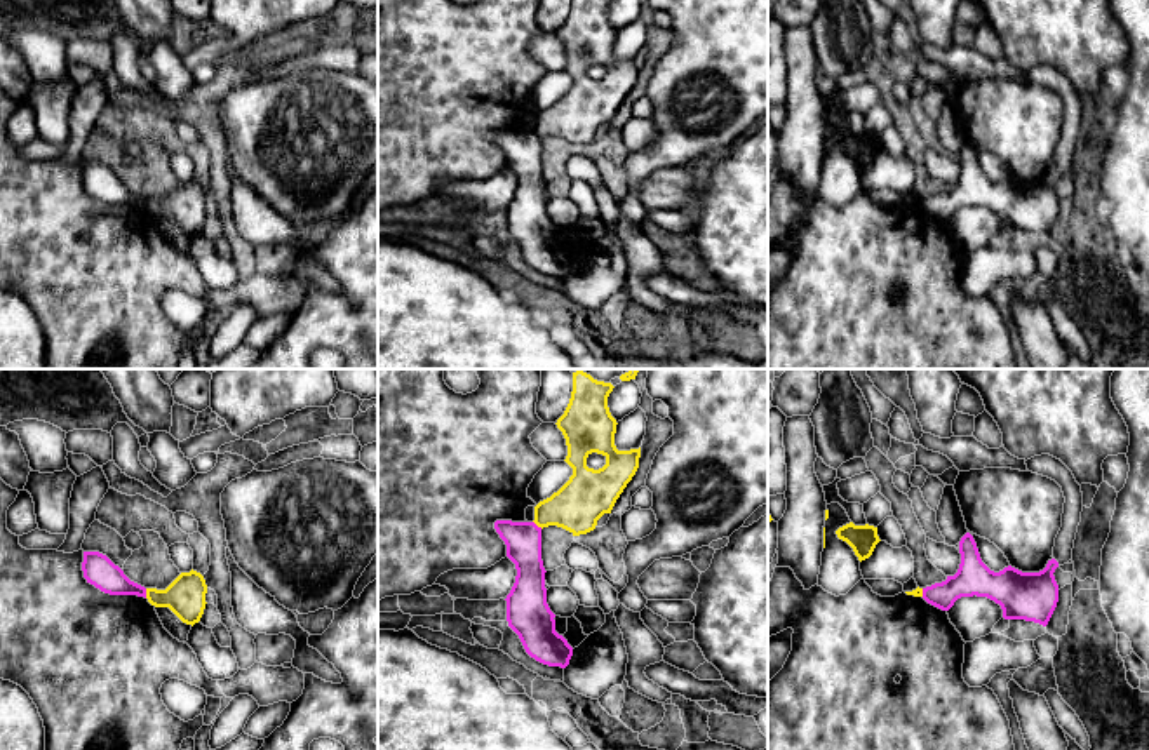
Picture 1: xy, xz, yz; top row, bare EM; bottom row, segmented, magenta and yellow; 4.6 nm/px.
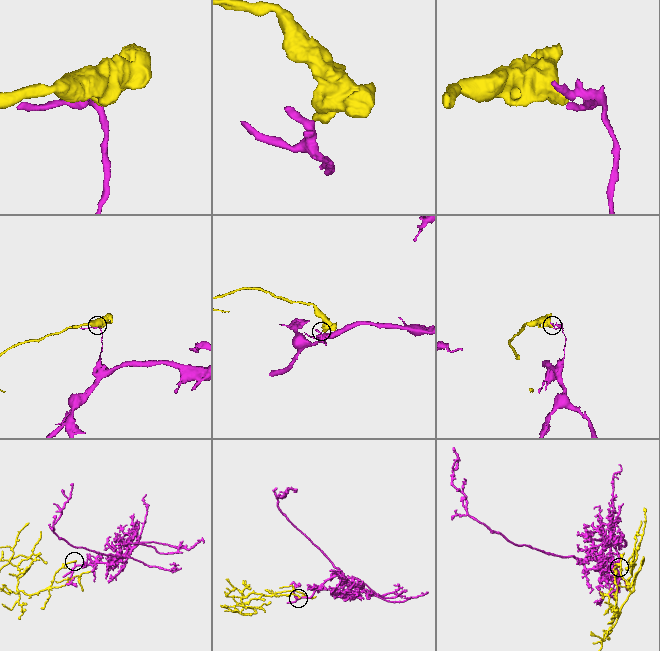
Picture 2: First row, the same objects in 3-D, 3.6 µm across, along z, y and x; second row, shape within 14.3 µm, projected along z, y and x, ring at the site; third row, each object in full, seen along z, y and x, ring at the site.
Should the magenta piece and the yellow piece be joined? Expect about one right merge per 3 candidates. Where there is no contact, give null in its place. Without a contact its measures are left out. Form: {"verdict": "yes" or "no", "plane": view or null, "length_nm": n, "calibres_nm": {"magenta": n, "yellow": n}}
{"verdict": "no", "plane": "xy", "length_nm": 50, "calibres_nm": {"magenta": 140, "yellow": 180}}

